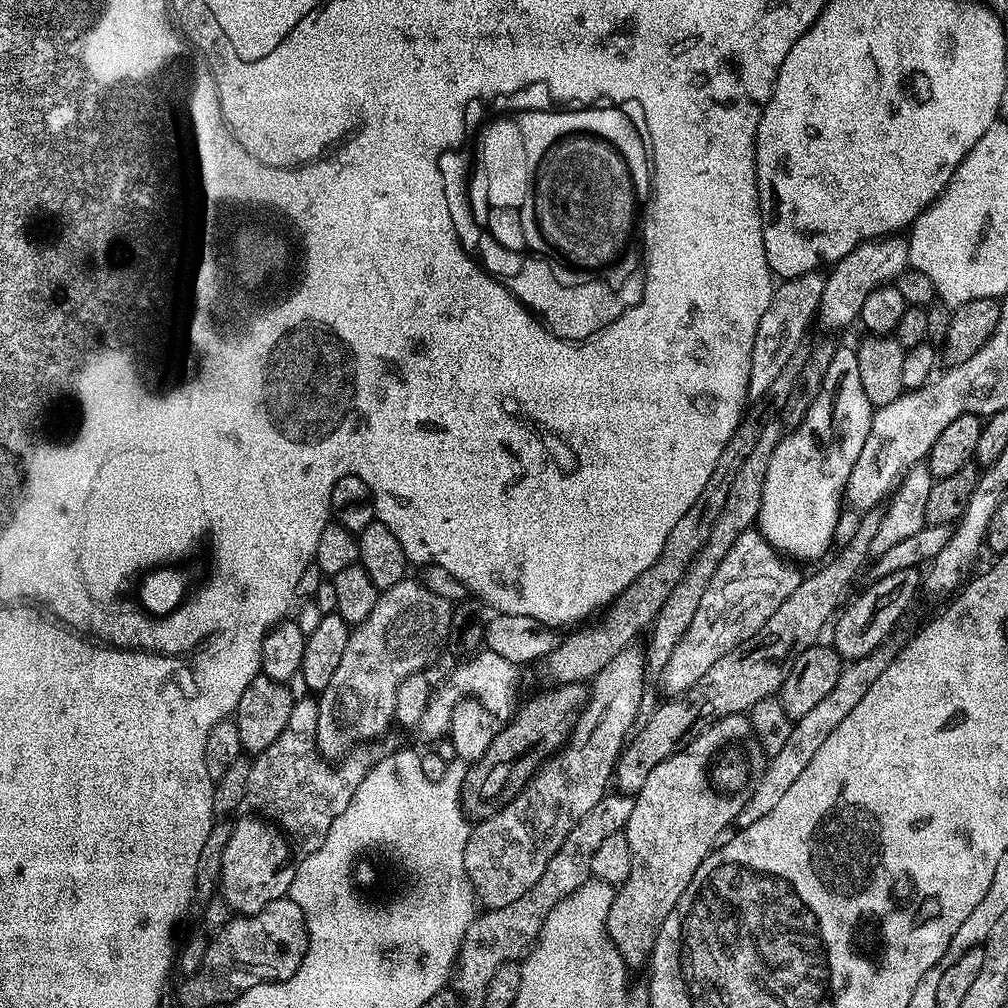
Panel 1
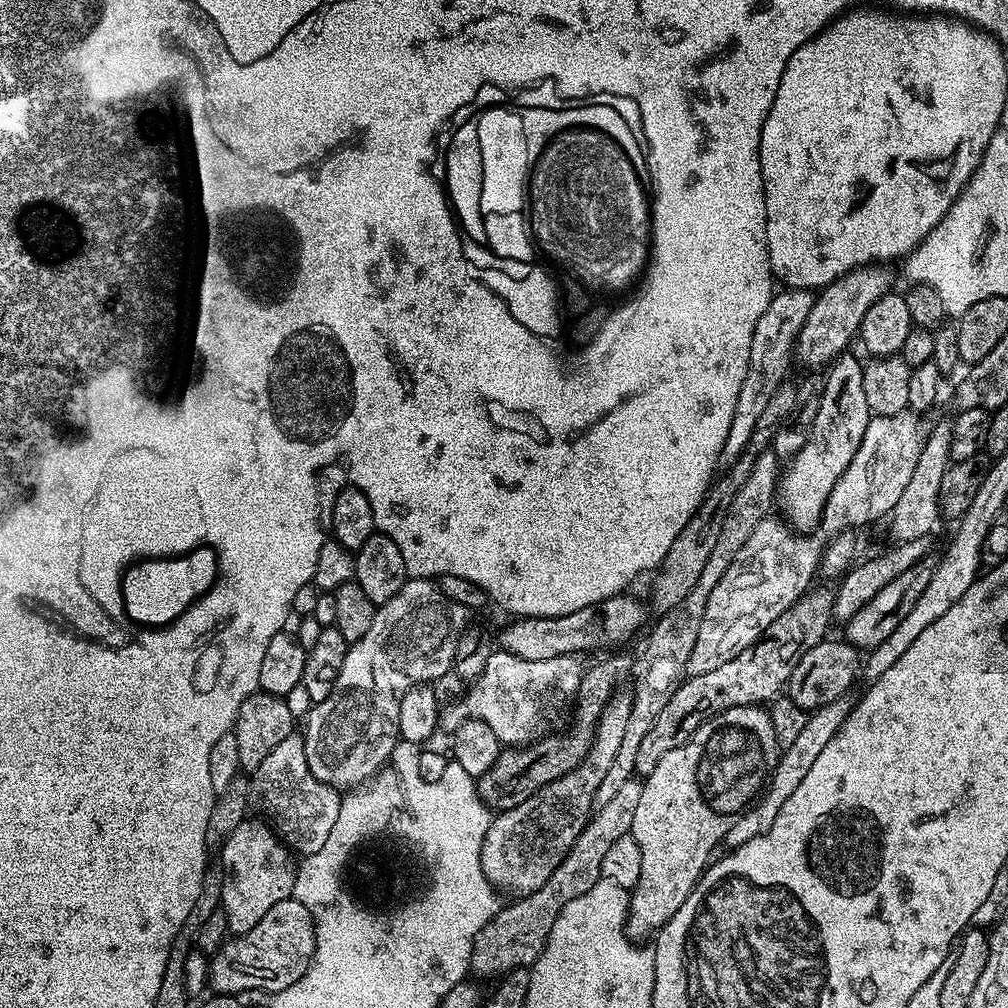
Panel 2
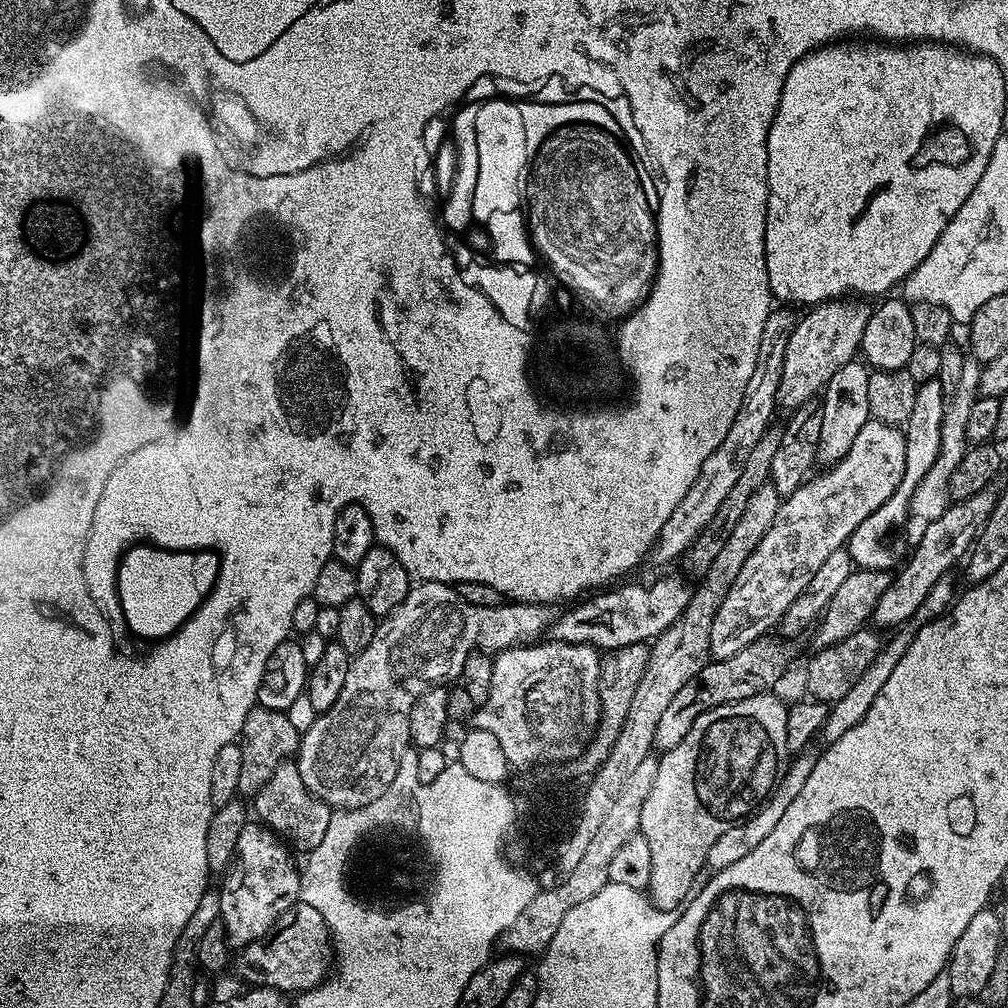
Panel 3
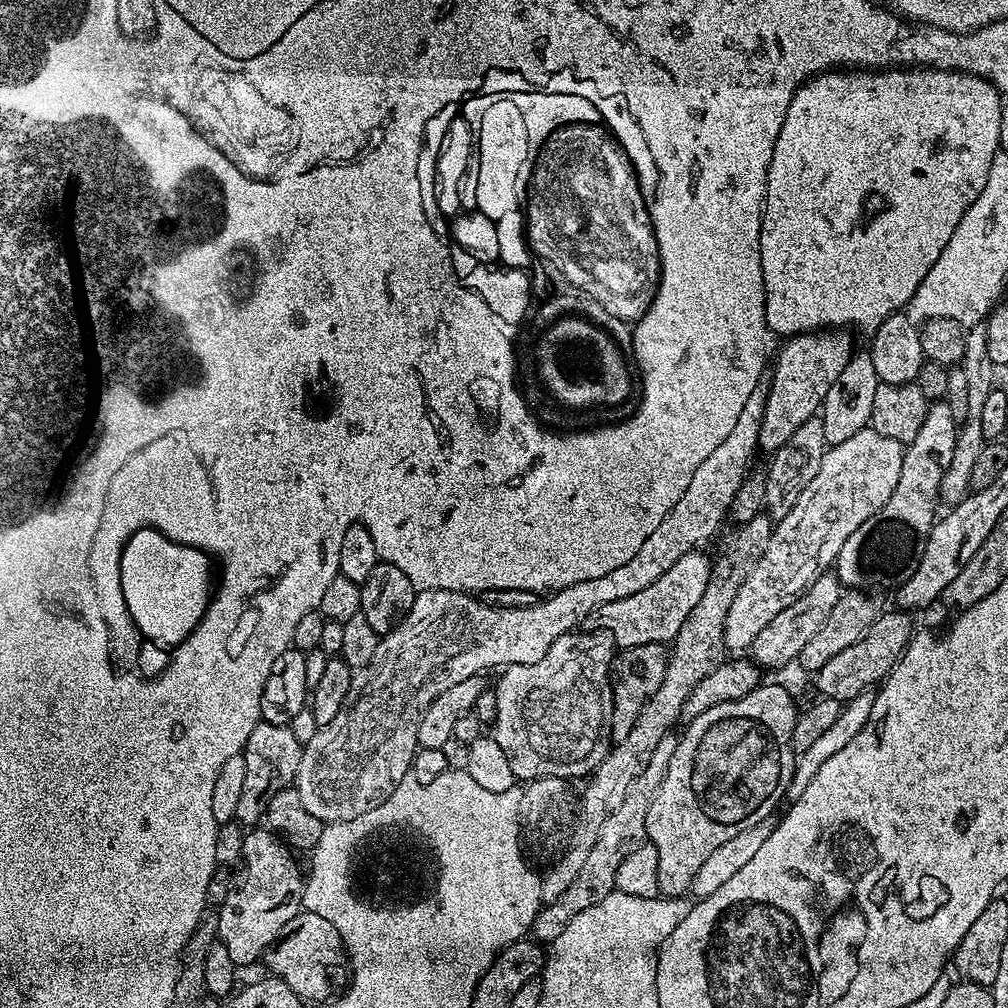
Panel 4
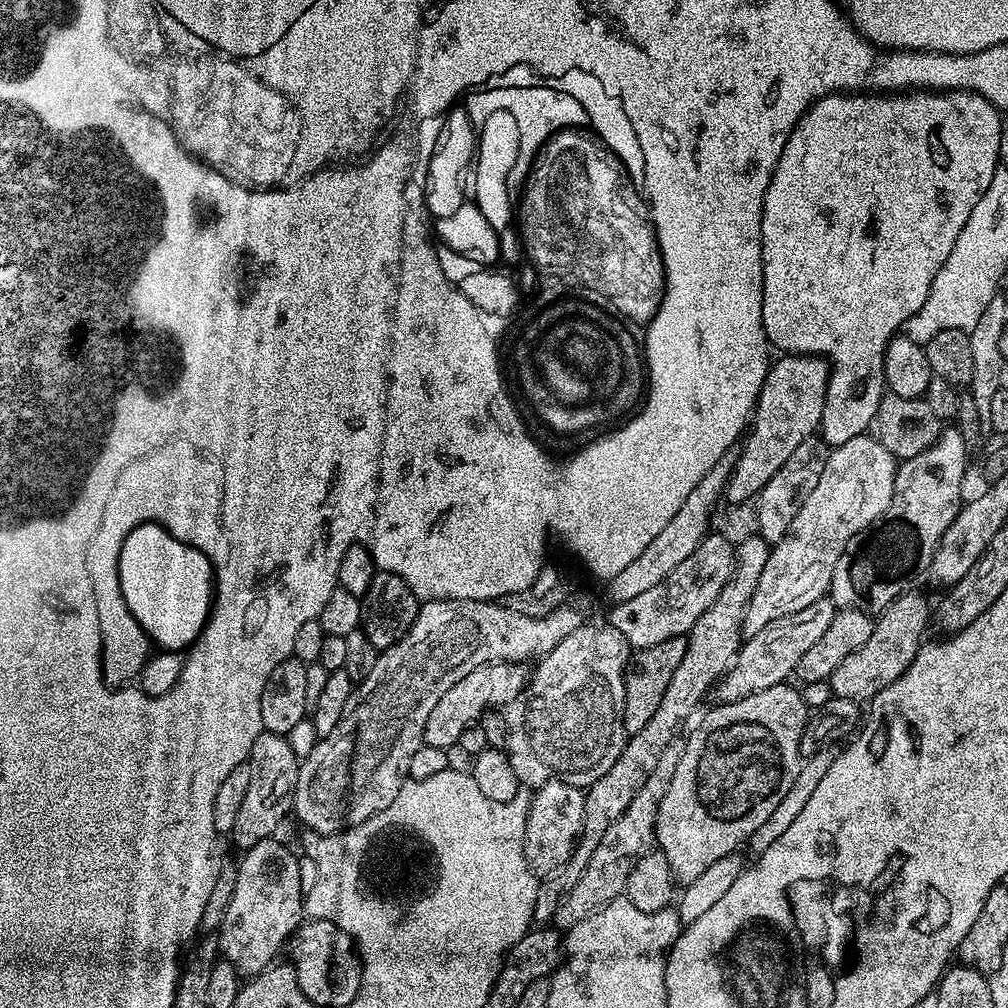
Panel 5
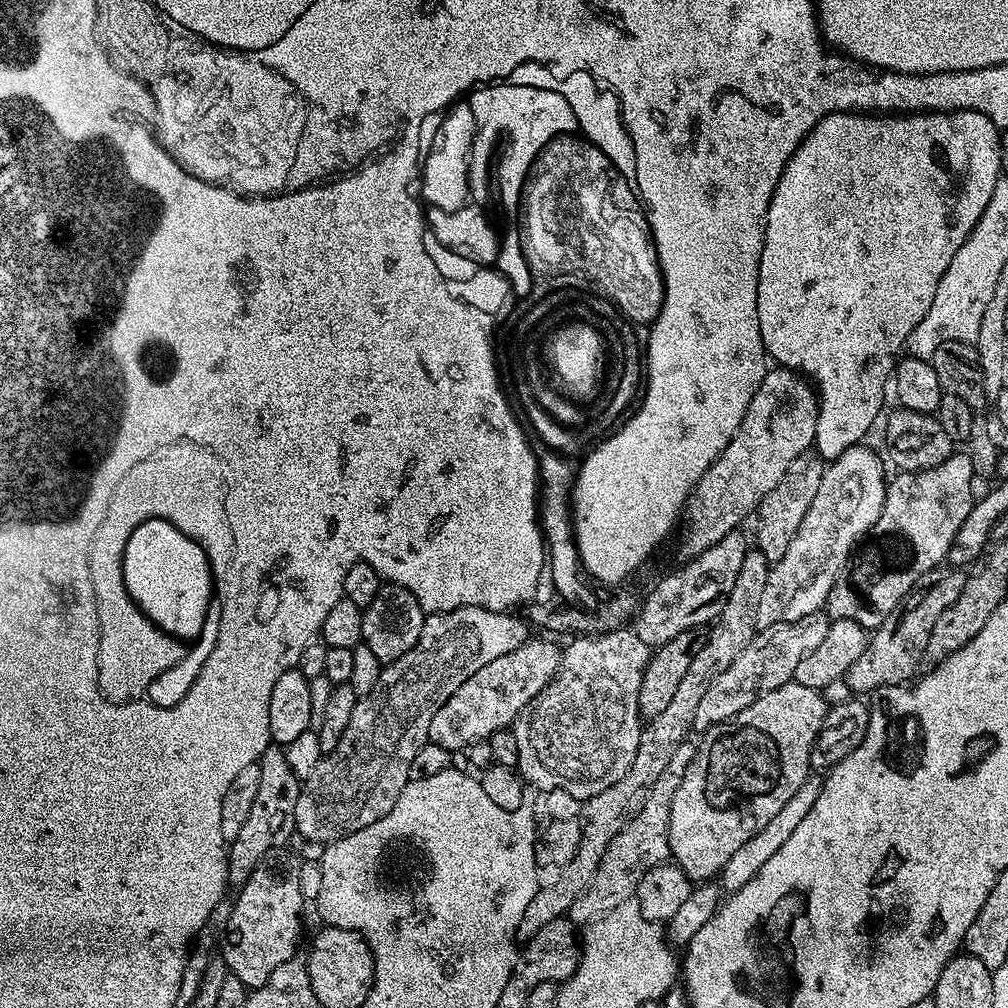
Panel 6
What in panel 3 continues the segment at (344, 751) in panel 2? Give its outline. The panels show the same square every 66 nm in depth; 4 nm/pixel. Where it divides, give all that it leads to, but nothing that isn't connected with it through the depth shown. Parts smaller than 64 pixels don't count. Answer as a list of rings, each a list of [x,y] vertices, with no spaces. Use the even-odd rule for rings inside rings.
[[[420,582],[409,587],[400,605],[375,625],[376,633],[370,644],[351,657],[338,702],[330,710],[319,713],[313,725],[299,737],[294,763],[302,774],[304,789],[333,810],[361,808],[382,798],[390,782],[394,782],[394,774],[398,774],[402,754],[412,744],[410,710],[416,699],[426,694],[426,690],[459,681],[467,656],[472,653],[495,654],[539,641],[539,636],[551,629],[553,619],[553,609],[547,604],[505,602],[493,608],[470,606],[450,584]]]

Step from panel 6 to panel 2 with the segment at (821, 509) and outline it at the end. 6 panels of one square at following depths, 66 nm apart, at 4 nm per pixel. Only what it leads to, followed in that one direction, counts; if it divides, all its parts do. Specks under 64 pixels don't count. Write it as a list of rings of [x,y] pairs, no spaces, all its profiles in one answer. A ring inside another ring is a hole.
[[[905,410],[893,416],[872,416],[866,426],[866,434],[862,434],[862,442],[842,478],[834,482],[834,488],[826,498],[823,512],[820,513],[819,531],[835,534],[848,529],[860,530],[863,524],[872,524],[875,520],[887,517],[898,506],[898,498],[902,498],[902,490],[910,483],[910,474],[914,474],[914,466],[918,466],[918,454],[926,439],[926,432],[920,429],[920,424]],[[769,518],[758,522],[746,546],[738,550],[726,574],[722,574],[718,586],[710,592],[706,614],[702,614],[702,626],[698,628],[698,642],[694,642],[694,650],[690,650],[688,676],[718,670],[718,666],[742,654],[746,646],[768,629],[774,618],[813,587],[812,579],[817,579],[820,566],[822,540],[812,536],[816,534],[801,534],[780,520]]]

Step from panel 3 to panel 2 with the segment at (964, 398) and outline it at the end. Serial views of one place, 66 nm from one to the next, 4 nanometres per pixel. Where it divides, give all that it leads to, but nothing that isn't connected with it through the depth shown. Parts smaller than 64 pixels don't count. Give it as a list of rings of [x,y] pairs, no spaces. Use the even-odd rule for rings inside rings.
[[[949,419],[938,421],[927,433],[922,450],[918,454],[918,466],[914,466],[914,474],[910,474],[910,483],[902,490],[902,498],[898,498],[898,506],[890,514],[892,520],[892,540],[899,542],[910,538],[931,537],[940,520],[938,491],[942,484],[942,476],[951,461],[950,442],[953,440],[952,423]]]

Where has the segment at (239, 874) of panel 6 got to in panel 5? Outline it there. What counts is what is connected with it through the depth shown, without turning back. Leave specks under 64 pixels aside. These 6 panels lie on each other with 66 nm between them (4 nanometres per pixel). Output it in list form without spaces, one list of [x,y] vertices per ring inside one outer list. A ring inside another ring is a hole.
[[[263,731],[254,740],[246,761],[250,770],[249,789],[246,790],[245,801],[238,809],[237,821],[234,822],[230,833],[230,838],[233,838],[240,850],[246,850],[262,840],[273,837],[287,812],[289,815],[292,807],[288,797],[296,790],[300,773],[299,761],[285,736]]]

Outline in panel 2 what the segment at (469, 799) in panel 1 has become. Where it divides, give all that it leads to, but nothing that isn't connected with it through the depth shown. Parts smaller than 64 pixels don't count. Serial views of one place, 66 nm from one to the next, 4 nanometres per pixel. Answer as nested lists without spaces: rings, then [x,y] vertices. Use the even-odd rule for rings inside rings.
[[[624,650],[613,651],[613,656],[608,656],[605,660],[598,661],[593,668],[589,667],[585,671],[583,678],[580,680],[580,688],[576,691],[574,702],[582,708],[588,708],[588,712],[582,713],[577,718],[572,726],[572,732],[564,732],[561,736],[547,736],[547,734],[544,734],[533,740],[530,744],[505,747],[501,751],[499,758],[494,762],[494,766],[490,766],[490,770],[486,774],[478,777],[474,784],[474,792],[488,809],[495,810],[497,813],[510,810],[515,804],[526,802],[526,798],[530,798],[535,792],[542,790],[542,786],[562,778],[567,772],[574,770],[584,761],[585,756],[588,754],[588,749],[592,747],[596,722],[600,718],[604,705],[611,700],[612,693],[621,687],[620,680],[626,679],[625,681],[627,681],[634,672],[633,657],[630,658],[626,653],[620,651]]]

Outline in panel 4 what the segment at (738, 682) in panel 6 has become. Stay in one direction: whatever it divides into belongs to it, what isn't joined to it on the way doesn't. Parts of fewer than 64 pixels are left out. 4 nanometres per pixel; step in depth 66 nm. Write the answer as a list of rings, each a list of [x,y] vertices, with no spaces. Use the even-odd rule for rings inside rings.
[[[835,571],[823,572],[798,599],[790,602],[790,606],[786,606],[786,610],[782,610],[782,614],[777,614],[763,628],[762,634],[758,634],[758,638],[754,638],[750,649],[751,659],[764,670],[780,668],[783,664],[790,663],[791,660],[793,663],[799,657],[802,646],[806,646],[806,642],[810,642],[810,638],[814,638],[814,634],[818,634],[822,622],[826,622],[830,610],[834,610],[841,594],[842,585]]]

